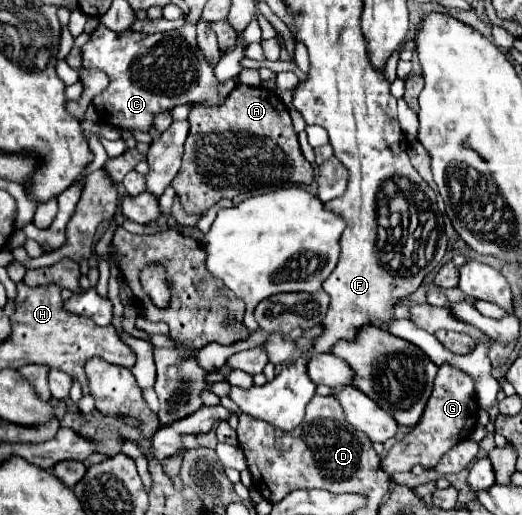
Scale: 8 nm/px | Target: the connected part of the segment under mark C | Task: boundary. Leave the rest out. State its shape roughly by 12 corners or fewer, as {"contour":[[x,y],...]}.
{"contour":[[99,25],[81,51],[109,77],[99,117],[147,131],[177,105],[223,103],[199,47]]}

